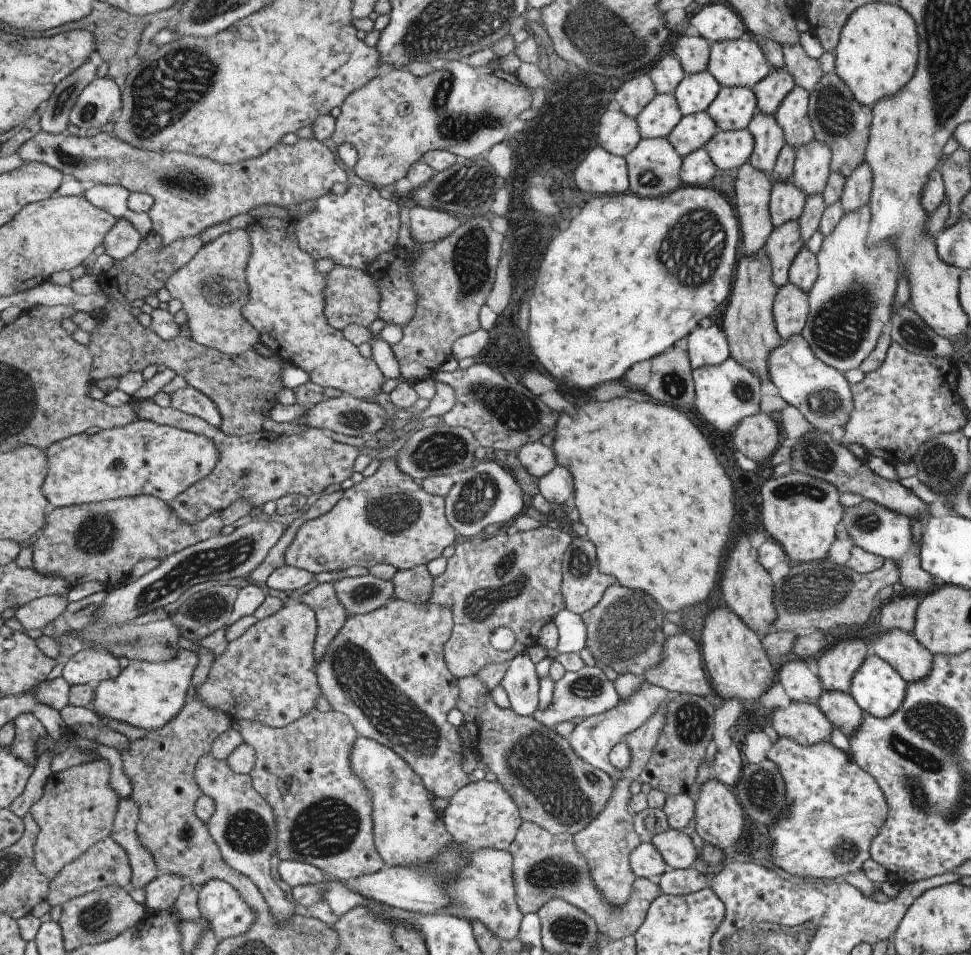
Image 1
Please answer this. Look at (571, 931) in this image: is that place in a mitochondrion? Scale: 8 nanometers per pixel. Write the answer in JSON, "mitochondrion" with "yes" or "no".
{"mitochondrion":"yes"}

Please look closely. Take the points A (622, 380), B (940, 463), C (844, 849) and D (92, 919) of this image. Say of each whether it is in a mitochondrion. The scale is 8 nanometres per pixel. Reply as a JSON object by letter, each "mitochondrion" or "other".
{"A":"other","B":"mitochondrion","C":"mitochondrion","D":"mitochondrion"}

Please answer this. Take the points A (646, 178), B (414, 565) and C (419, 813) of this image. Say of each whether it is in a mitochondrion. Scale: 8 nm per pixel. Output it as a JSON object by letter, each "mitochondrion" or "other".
{"A":"mitochondrion","B":"other","C":"other"}

